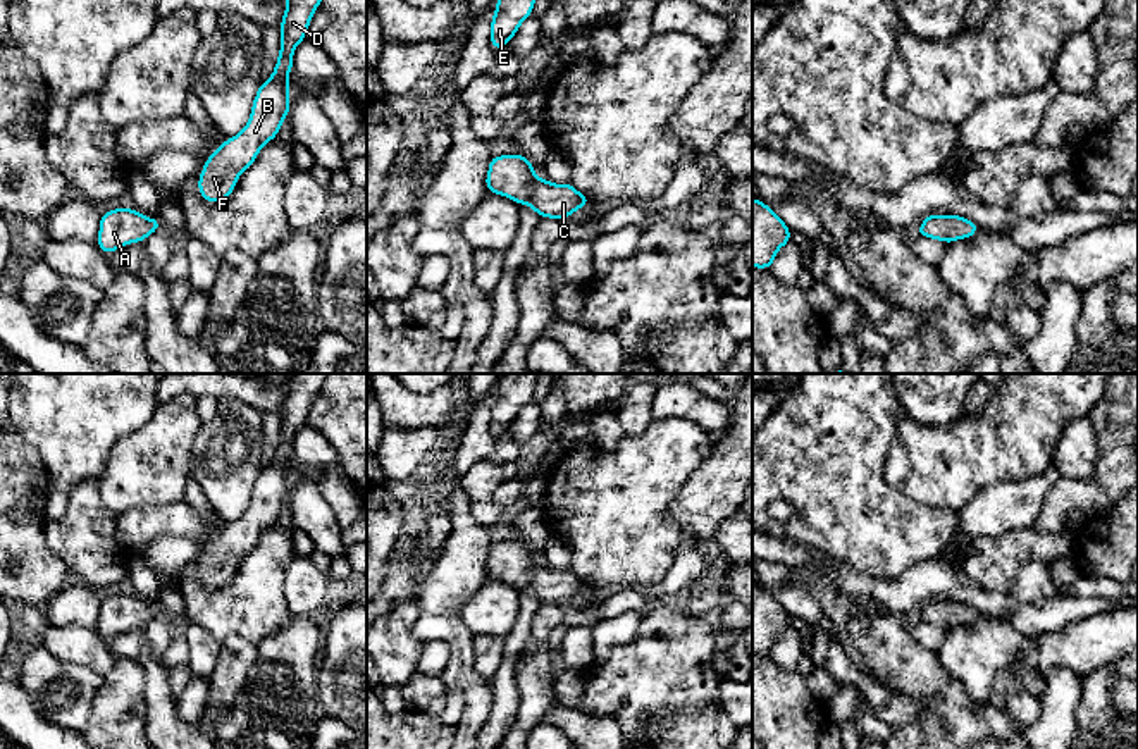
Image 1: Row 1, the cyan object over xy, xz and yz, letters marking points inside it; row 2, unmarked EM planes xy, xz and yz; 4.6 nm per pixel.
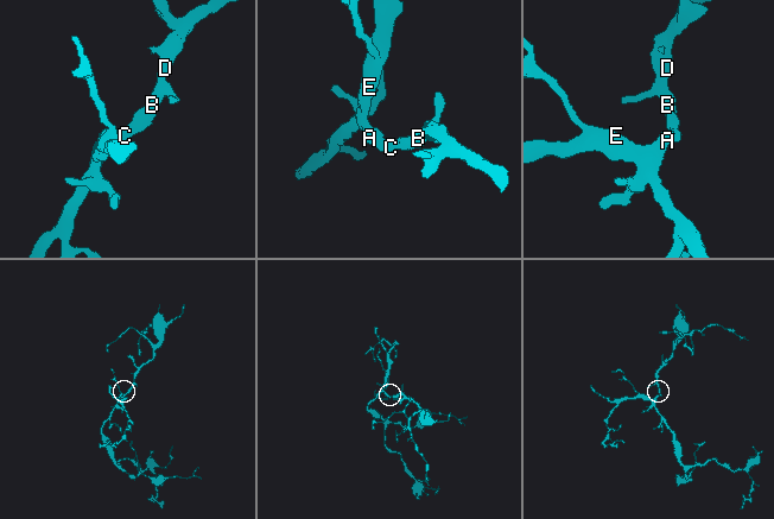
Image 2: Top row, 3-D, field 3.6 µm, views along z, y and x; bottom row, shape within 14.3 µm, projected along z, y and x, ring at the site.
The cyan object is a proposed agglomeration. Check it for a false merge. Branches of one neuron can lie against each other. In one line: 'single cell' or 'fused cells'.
single cell

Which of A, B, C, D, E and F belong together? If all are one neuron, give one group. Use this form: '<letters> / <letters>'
A B C D E F

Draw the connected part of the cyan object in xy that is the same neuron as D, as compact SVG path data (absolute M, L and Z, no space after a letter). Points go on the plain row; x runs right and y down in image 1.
M291 374L281 406L281 436L272 461L260 468L251 501L243 517L227 523L205 548L198 563L200 582L210 589L231 582L238 563L258 542L260 534L272 527L288 504L291 484L288 460L293 456L293 439L306 424L310 405L327 374Z

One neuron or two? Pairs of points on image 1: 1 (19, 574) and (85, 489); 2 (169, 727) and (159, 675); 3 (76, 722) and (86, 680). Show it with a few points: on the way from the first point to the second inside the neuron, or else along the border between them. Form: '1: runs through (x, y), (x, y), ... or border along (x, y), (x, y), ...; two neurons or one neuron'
1: border along (45, 520), (45, 543), (68, 567); two neurons
2: runs through (162, 715), (159, 687); one neuron
3: runs through (76, 711), (76, 705), (85, 696), (85, 691); one neuron

